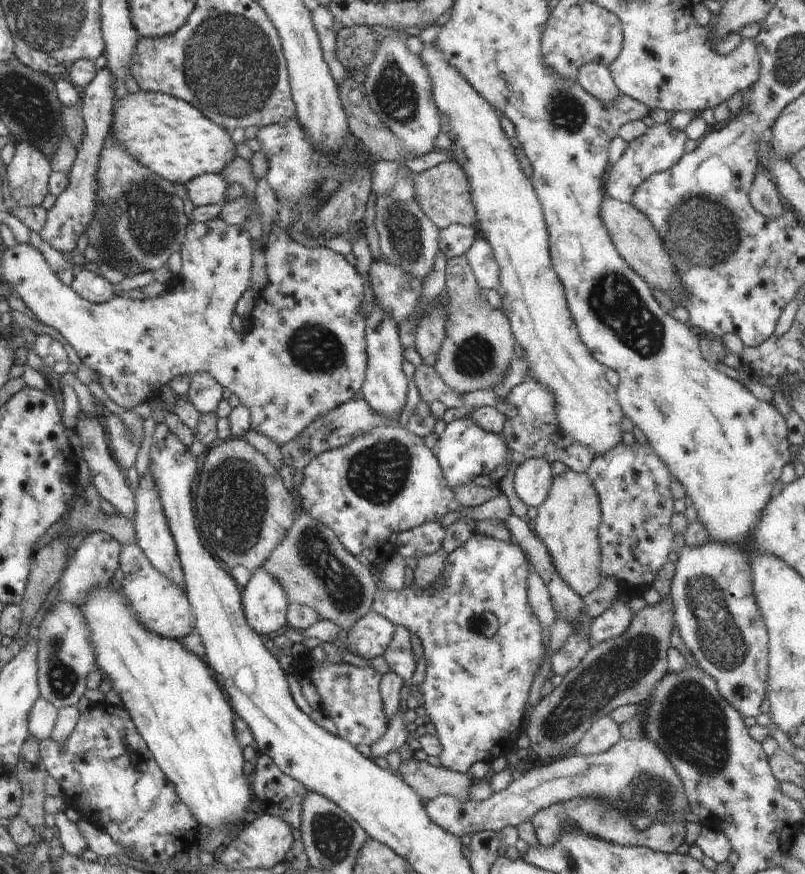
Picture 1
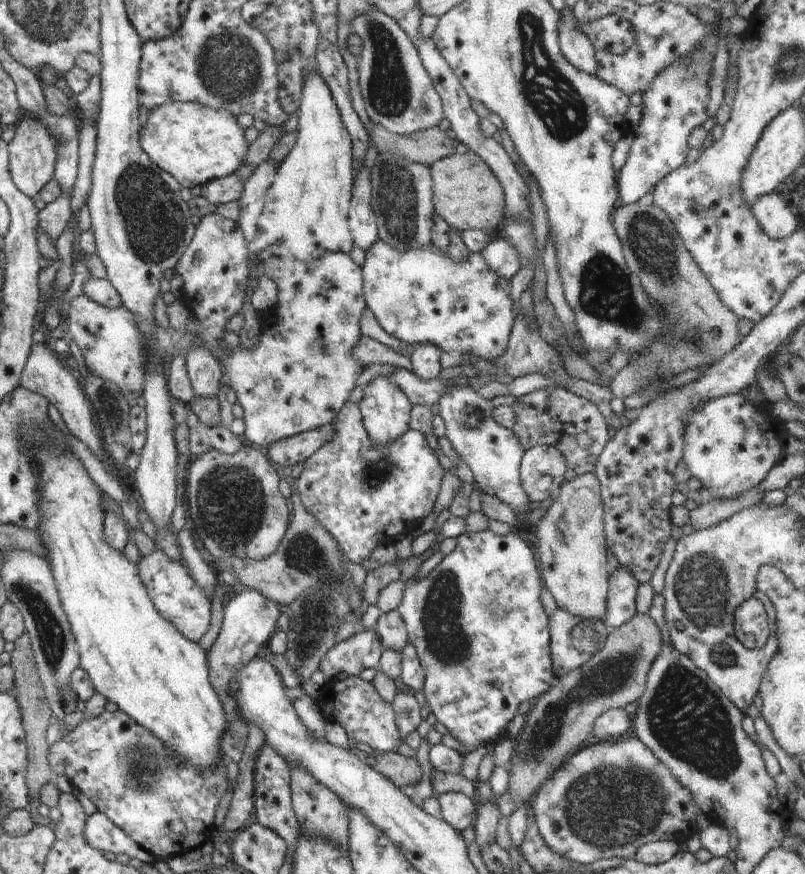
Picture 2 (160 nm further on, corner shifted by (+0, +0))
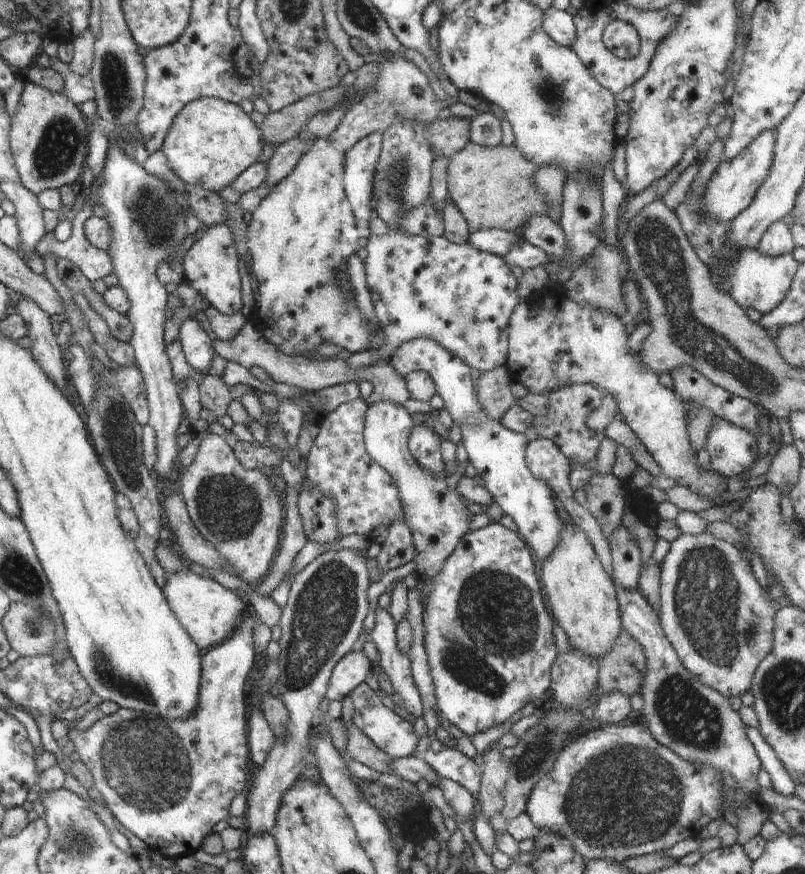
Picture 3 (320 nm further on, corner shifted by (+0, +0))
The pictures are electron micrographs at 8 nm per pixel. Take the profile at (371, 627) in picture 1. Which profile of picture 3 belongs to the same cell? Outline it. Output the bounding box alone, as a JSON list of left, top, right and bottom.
[325,650,372,702]

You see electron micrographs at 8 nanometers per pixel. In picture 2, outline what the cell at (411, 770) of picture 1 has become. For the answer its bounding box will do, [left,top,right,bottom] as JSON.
[373,751,422,789]

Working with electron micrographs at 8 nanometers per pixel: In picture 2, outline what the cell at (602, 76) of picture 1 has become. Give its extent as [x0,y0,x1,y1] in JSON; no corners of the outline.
[557,7,597,75]

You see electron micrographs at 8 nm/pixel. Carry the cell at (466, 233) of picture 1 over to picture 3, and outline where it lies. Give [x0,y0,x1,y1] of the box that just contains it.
[469,229,522,257]

